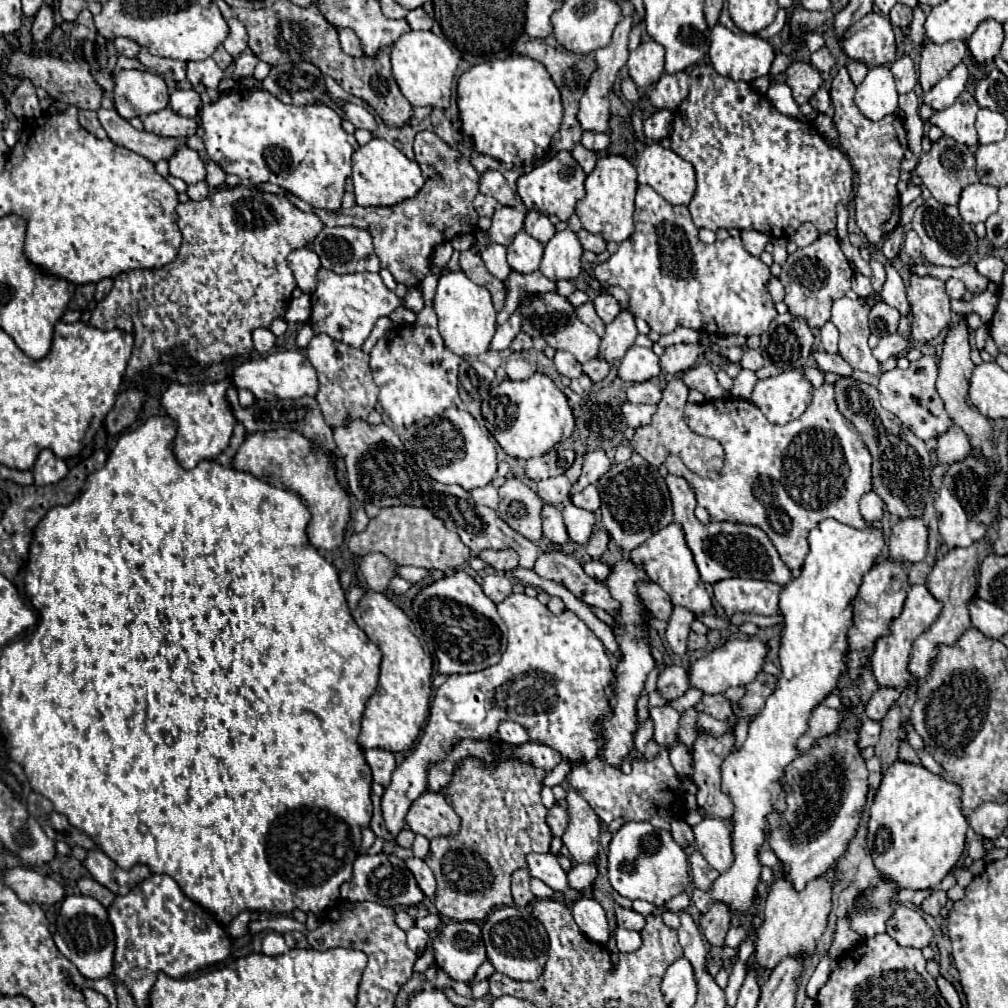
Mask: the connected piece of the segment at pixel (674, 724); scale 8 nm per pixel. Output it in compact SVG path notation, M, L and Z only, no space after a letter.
M672 706L652 708L650 716L654 720L654 740L658 744L664 744L664 746L676 746L676 744L680 744L680 740L678 740L680 714L674 712Z

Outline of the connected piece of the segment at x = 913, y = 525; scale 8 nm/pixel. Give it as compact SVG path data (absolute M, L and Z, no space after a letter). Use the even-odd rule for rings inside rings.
M922 518L900 520L892 528L888 558L902 562L902 564L922 562L928 550L926 538L928 538L928 528L924 526Z

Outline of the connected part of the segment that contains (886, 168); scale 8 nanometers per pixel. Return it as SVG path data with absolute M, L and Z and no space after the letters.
M840 68L830 88L830 98L836 108L832 120L838 130L840 146L850 158L852 168L858 176L856 194L854 194L856 224L866 236L868 244L876 248L880 238L890 234L898 226L898 220L900 220L900 194L896 190L896 184L900 176L900 162L904 158L908 144L906 144L904 122L898 114L890 114L878 122L864 118L854 104L854 92L856 92L856 86L852 84L846 68Z

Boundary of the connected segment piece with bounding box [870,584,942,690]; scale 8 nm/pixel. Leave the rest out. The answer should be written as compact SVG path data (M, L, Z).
M916 584L908 590L906 602L904 602L904 610L902 614L890 624L890 634L880 638L876 642L876 650L872 654L872 672L878 680L880 686L894 686L894 688L904 688L910 682L910 672L908 672L908 660L910 660L910 650L912 650L912 642L926 630L932 626L932 622L938 620L942 612L942 602L936 600L930 590L924 584Z

